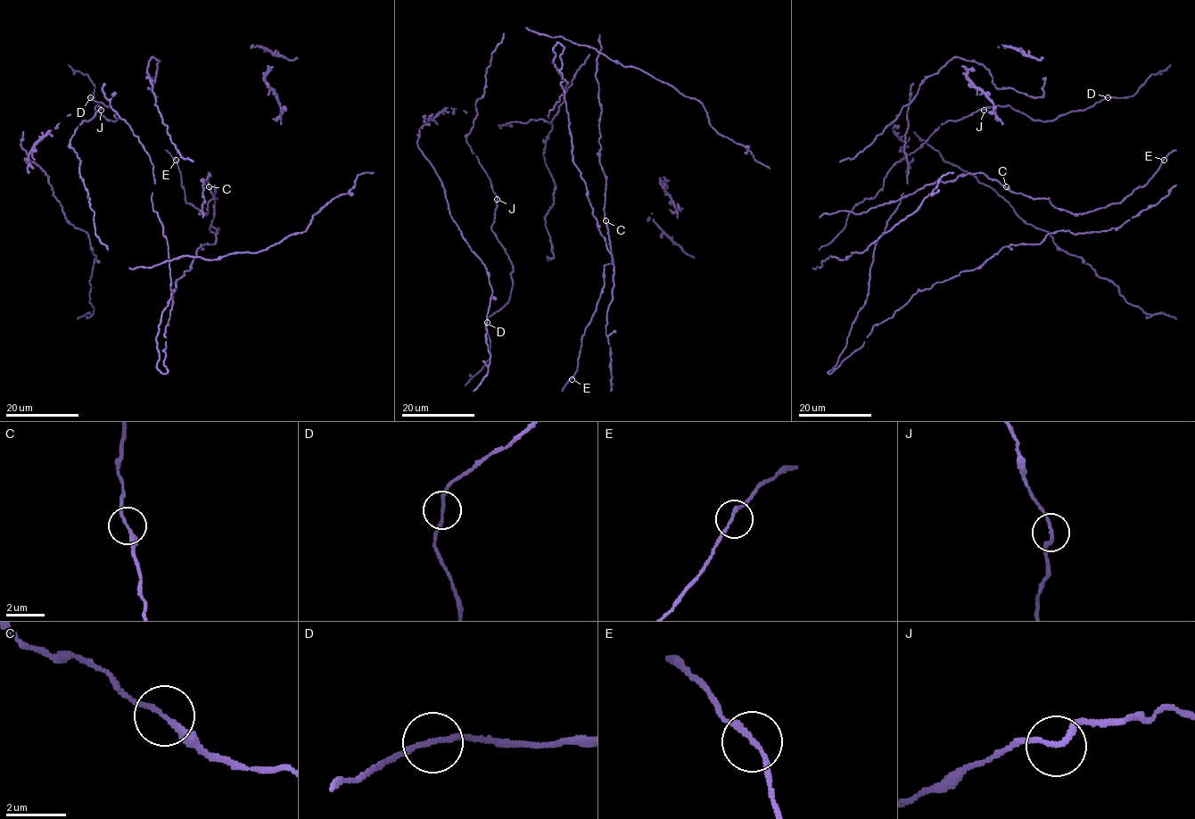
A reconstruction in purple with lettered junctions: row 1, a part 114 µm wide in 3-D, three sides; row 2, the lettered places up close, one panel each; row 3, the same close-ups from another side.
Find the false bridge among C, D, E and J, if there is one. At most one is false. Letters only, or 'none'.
none

